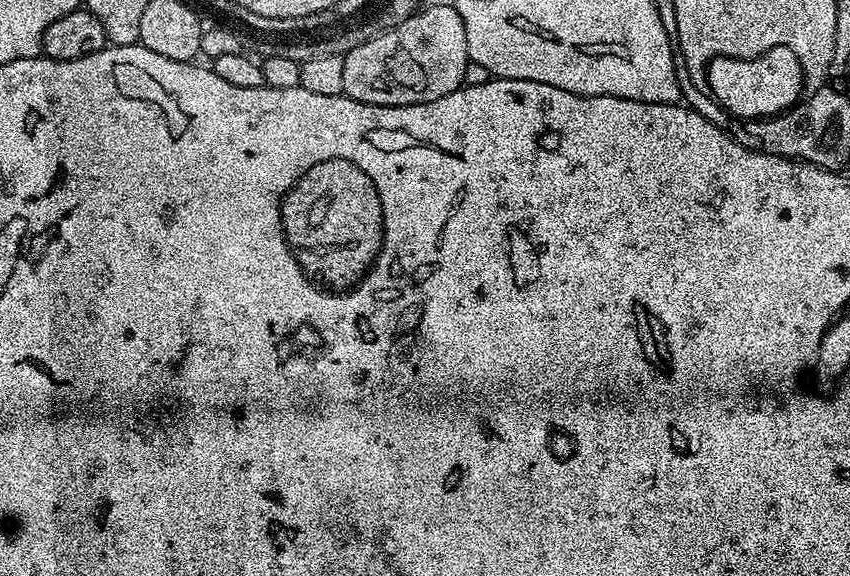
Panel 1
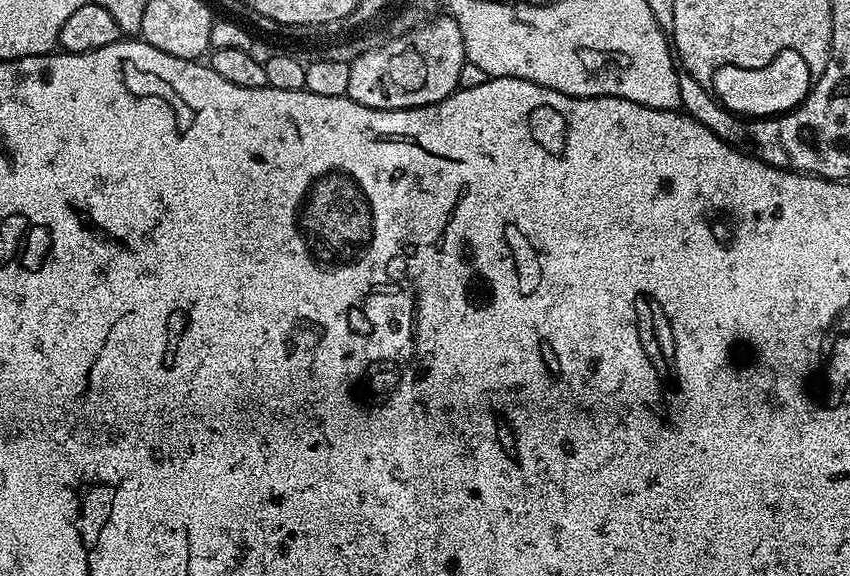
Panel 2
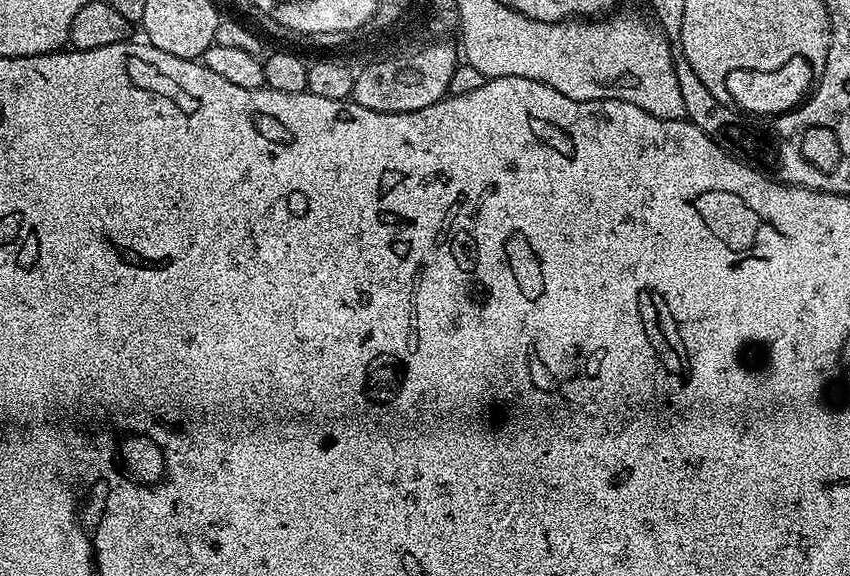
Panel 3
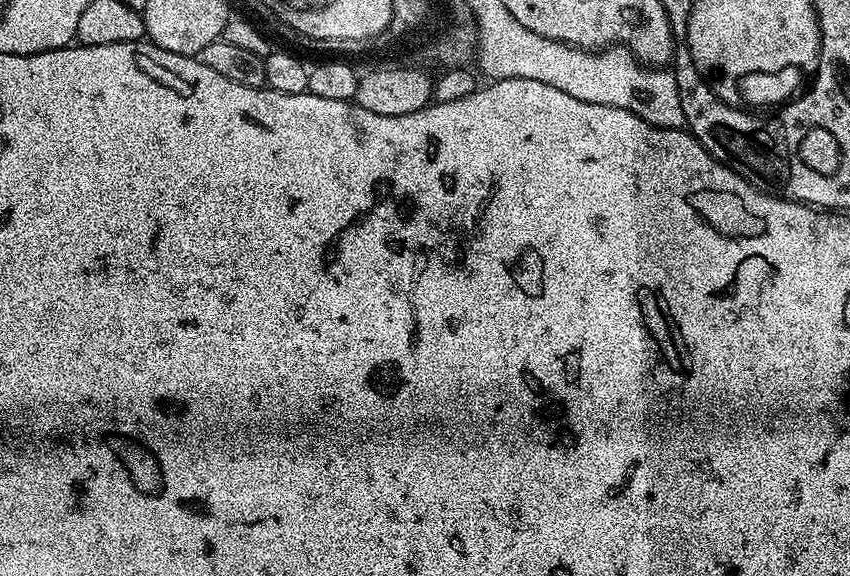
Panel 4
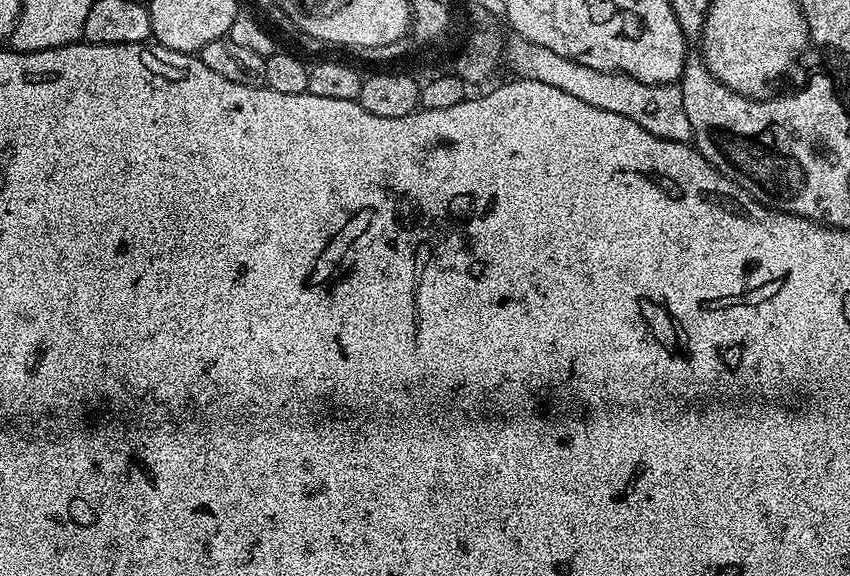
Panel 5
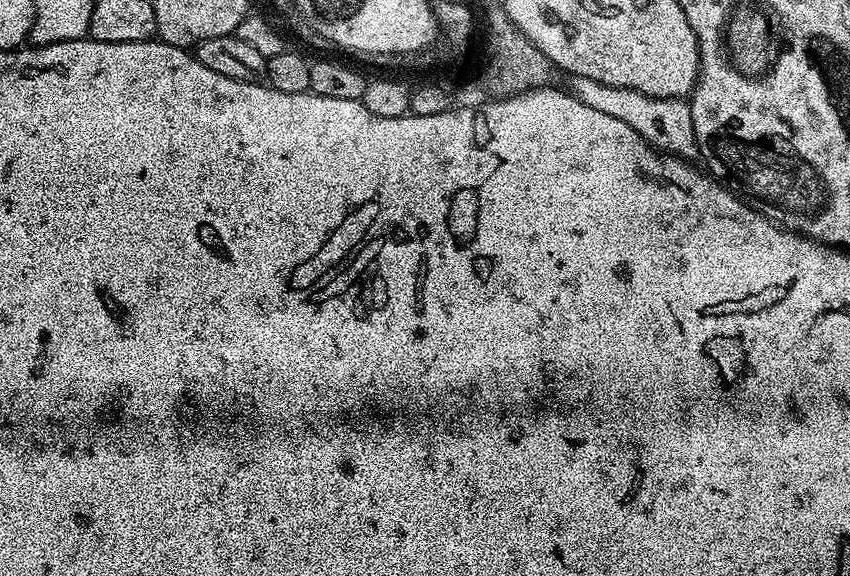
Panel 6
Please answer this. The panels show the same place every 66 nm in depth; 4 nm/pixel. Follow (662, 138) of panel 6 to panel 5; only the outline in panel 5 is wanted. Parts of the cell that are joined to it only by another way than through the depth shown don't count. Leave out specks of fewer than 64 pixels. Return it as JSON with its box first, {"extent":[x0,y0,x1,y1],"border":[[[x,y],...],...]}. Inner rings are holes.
{"extent":[506,38,692,142],"border":[[[512,38],[512,41],[507,41],[506,44],[506,61],[512,66],[516,72],[515,75],[521,80],[533,80],[534,82],[546,82],[546,86],[554,86],[554,90],[562,90],[566,94],[572,95],[574,98],[579,98],[582,102],[587,102],[590,106],[598,106],[602,110],[610,110],[614,114],[622,114],[626,118],[630,118],[634,122],[638,122],[638,126],[642,126],[642,130],[650,130],[650,134],[654,134],[658,138],[666,138],[667,140],[682,140],[685,142],[692,140],[692,131],[690,130],[690,118],[686,118],[686,110],[682,110],[682,94],[676,84],[647,84],[646,82],[638,82],[629,76],[623,76],[621,72],[599,72],[598,70],[590,70],[590,66],[582,66],[575,64],[572,60],[564,60],[562,54],[554,54],[554,50],[546,50],[546,46],[538,46],[529,40],[521,40]]]}

